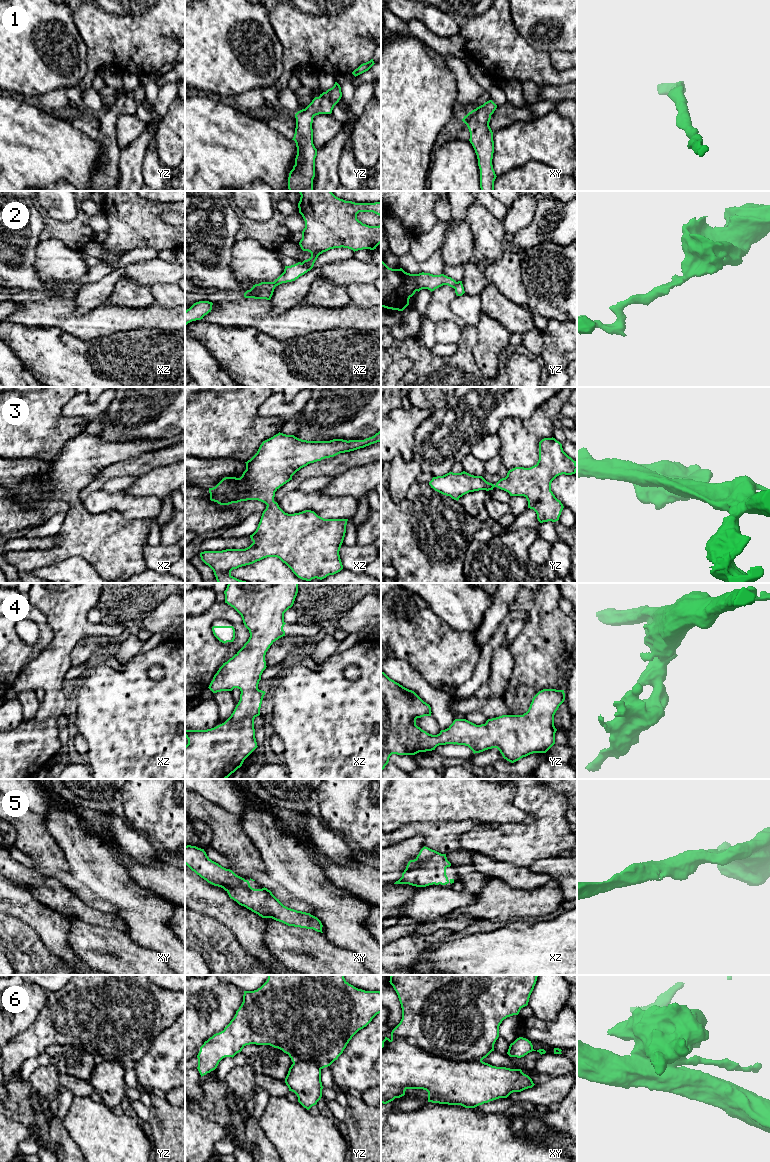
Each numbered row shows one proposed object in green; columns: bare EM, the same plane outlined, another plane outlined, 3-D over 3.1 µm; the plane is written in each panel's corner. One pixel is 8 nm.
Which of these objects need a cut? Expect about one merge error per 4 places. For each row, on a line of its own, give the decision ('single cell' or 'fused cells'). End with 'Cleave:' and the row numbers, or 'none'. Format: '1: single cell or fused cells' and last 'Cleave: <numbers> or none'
1: single cell
2: fused cells
3: single cell
4: single cell
5: single cell
6: fused cells
Cleave: 2, 6

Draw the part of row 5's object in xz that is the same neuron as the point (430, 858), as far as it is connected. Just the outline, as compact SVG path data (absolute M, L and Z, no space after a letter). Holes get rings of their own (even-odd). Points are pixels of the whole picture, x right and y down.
M424 846L417 857L408 862L402 877L394 884L409 884L416 887L446 885L449 883L446 868L450 866L446 854Z

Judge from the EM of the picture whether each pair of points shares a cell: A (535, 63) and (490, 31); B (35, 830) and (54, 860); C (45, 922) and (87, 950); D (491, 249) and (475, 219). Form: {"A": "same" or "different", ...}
{"A": "same", "B": "same", "C": "different", "D": "same"}

